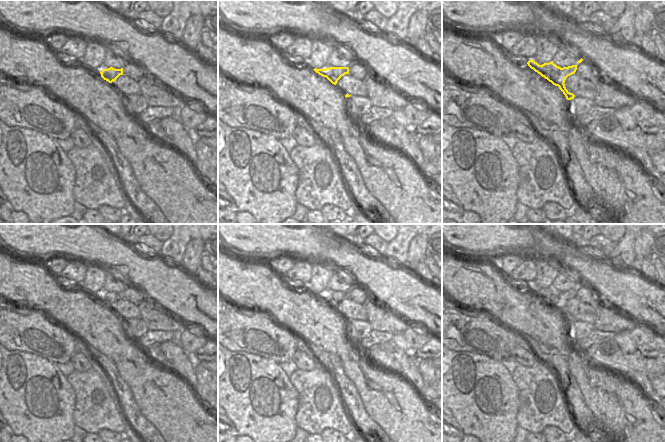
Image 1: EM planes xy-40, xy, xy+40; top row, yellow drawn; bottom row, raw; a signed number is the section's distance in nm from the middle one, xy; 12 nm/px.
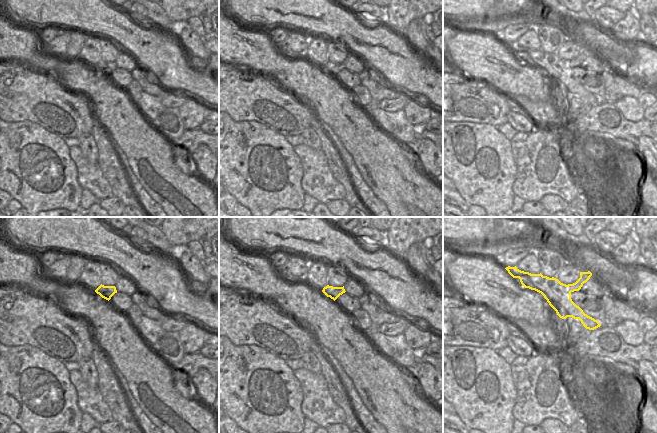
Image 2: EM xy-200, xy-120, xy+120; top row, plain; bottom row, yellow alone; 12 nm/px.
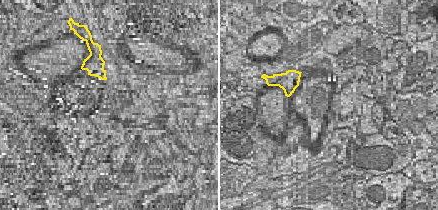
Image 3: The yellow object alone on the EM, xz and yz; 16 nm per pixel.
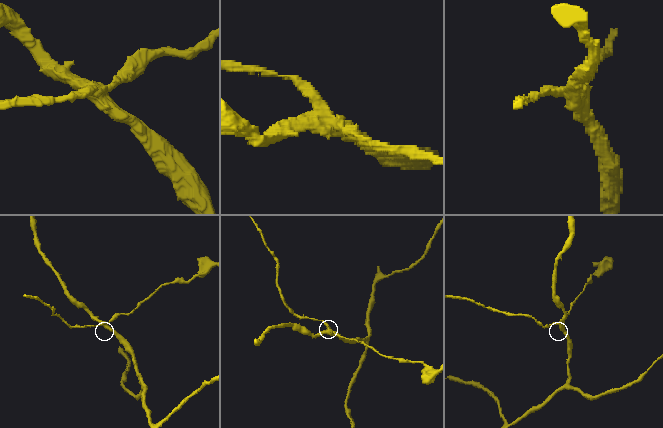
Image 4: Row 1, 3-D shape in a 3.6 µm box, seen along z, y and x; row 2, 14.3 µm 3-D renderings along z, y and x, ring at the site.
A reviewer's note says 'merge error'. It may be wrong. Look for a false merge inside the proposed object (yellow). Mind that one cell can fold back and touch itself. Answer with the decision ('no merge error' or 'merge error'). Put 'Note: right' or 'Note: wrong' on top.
Note: right
merge error

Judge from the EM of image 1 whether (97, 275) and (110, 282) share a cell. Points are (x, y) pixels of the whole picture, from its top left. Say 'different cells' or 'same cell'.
different cells

